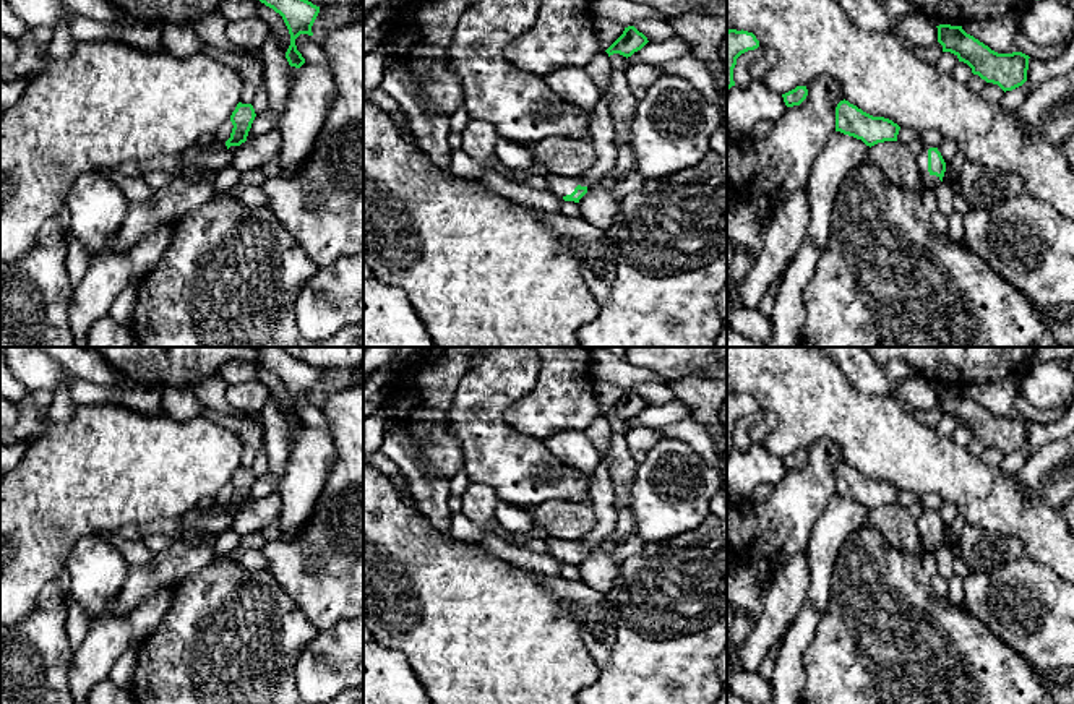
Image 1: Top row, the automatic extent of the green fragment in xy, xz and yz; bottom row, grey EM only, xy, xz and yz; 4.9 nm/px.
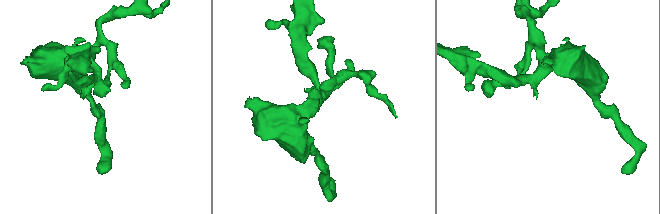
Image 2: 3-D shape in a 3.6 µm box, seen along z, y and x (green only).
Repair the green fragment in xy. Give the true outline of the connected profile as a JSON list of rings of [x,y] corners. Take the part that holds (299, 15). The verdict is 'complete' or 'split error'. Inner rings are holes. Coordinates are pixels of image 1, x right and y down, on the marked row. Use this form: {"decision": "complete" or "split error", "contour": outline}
{"decision": "complete", "contour": [[[260,0],[266,6],[279,13],[289,29],[290,45],[286,52],[286,58],[290,67],[300,68],[305,58],[297,50],[295,39],[300,34],[313,36],[311,26],[320,13],[320,6],[308,0]]]}

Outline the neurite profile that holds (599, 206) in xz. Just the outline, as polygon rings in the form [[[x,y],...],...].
[[[613,70],[608,79],[607,97],[616,131],[616,162],[578,203],[581,217],[602,230],[608,230],[620,212],[620,198],[610,190],[620,175],[636,170],[629,131],[636,115],[638,99],[629,92],[623,71]]]

